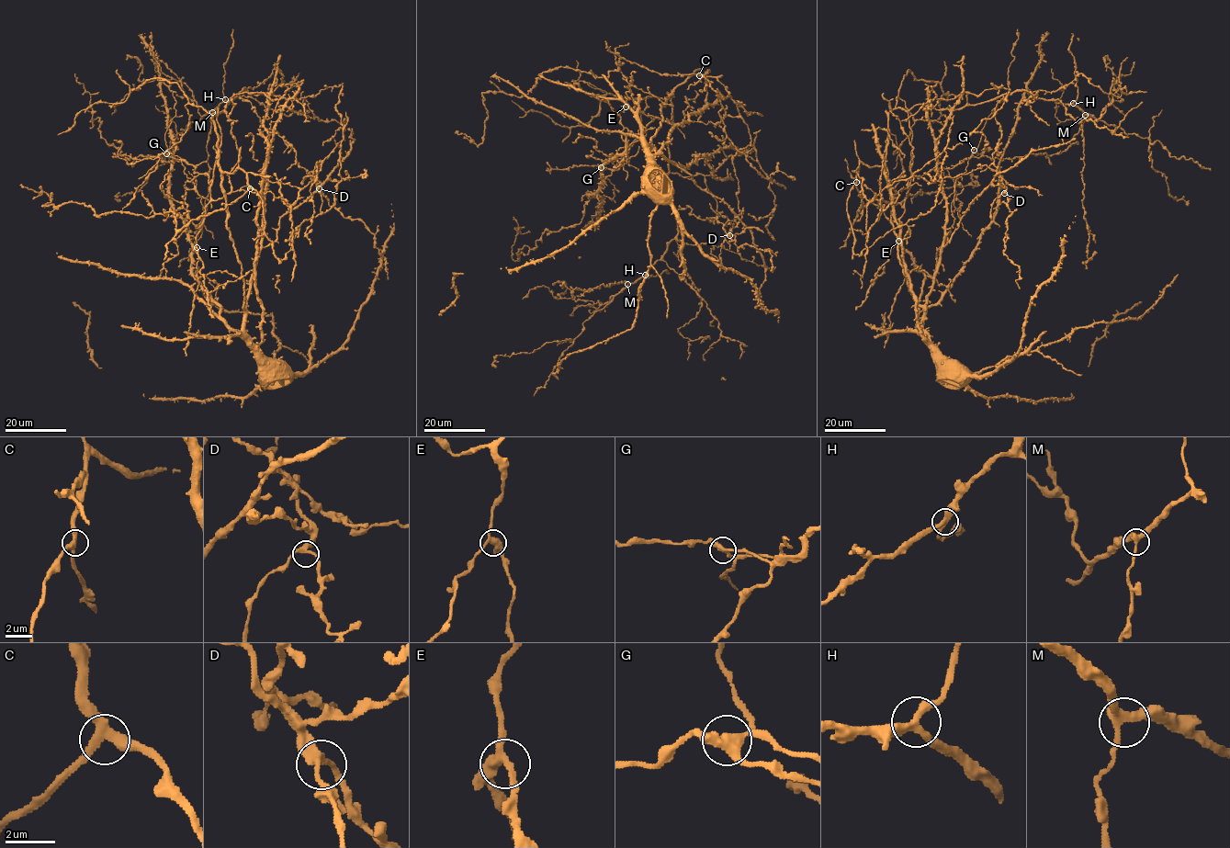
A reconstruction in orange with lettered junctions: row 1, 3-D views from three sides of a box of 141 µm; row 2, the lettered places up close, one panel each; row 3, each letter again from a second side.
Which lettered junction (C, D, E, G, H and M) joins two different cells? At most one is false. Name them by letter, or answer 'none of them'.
G

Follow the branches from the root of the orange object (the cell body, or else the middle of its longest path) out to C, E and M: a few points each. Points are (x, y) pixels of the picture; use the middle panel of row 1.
C: (658, 172), (646, 146), (660, 127), (660, 105), (677, 86), (699, 75)
E: (658, 172), (646, 146), (660, 127), (660, 105), (674, 95), (671, 120), (652, 120), (626, 107)
M: (658, 172), (647, 145), (682, 166), (706, 155), (713, 171), (669, 174), (677, 235), (645, 275), (627, 284)

